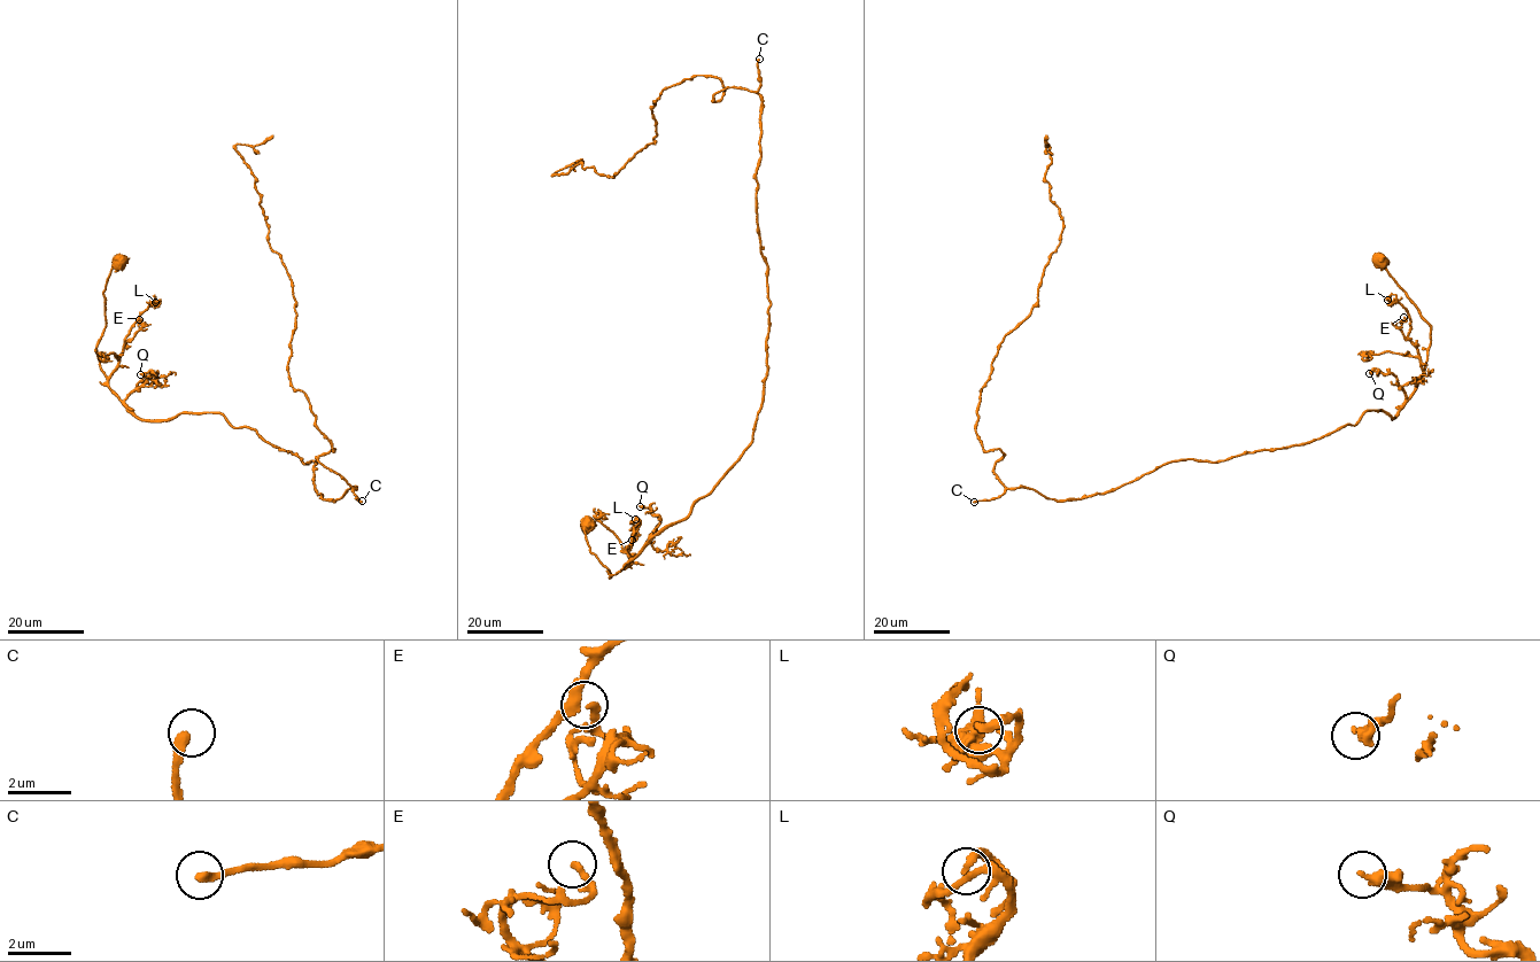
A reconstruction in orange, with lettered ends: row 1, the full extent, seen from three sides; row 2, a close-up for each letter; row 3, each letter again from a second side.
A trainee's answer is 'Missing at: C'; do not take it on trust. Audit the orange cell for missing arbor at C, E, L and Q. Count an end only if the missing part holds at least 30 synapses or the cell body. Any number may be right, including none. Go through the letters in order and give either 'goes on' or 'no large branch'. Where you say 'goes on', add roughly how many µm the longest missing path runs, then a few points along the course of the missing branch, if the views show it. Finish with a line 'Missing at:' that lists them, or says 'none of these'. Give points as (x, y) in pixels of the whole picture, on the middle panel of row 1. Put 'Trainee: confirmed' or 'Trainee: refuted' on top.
Trainee: confirmed
C: goes on; about 120 µm are missing
E: no large branch
L: no large branch
Q: no large branch
Missing at: C

